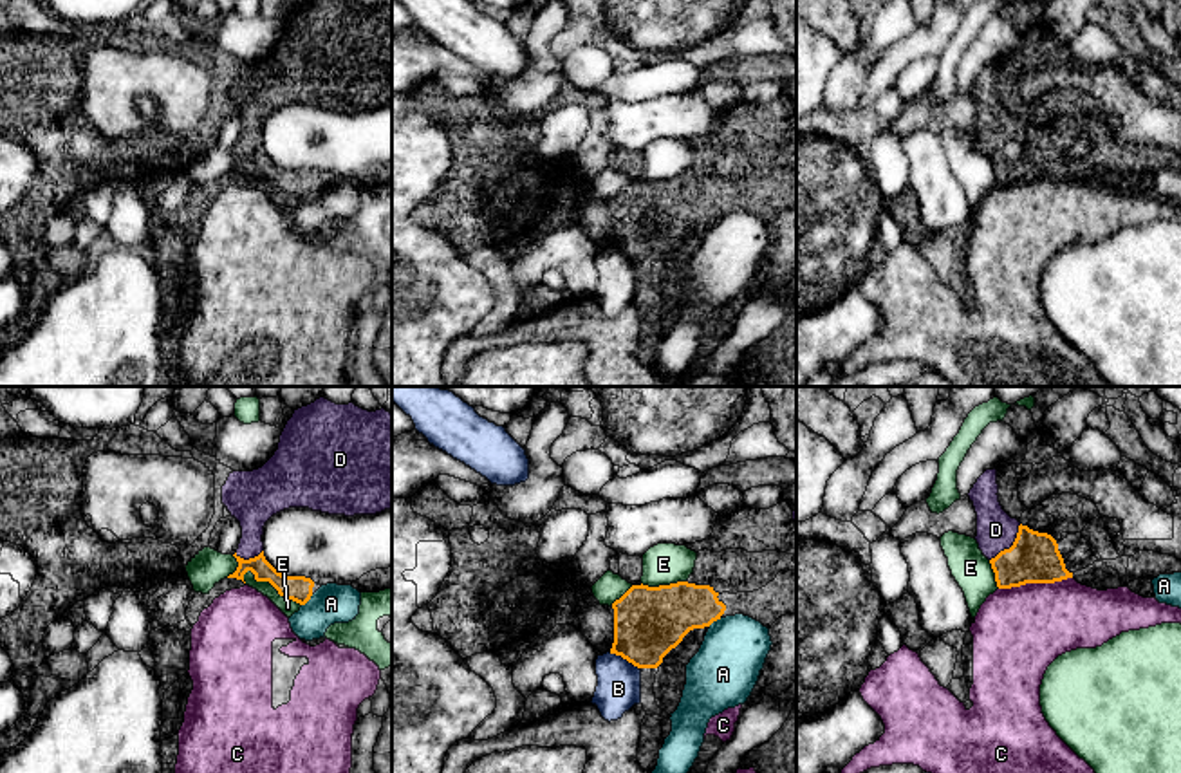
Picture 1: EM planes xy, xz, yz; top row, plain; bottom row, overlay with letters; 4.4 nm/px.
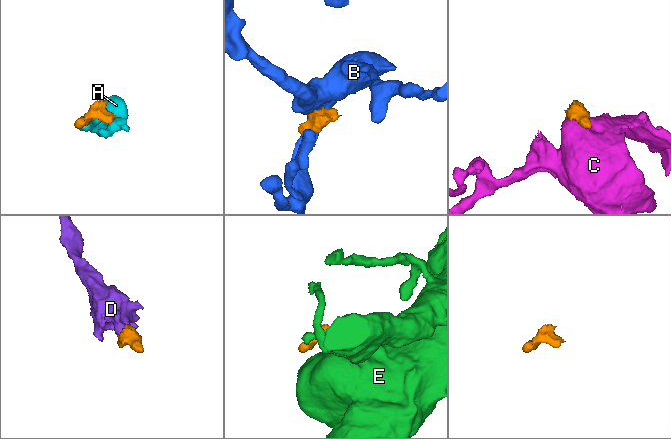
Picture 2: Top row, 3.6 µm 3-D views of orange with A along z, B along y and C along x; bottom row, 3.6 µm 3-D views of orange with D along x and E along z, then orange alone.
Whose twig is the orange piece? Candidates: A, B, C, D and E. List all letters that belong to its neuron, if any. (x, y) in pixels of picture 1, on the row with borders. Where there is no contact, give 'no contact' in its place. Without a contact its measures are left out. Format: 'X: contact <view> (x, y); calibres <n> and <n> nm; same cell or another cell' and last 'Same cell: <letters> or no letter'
A: contact xy (307, 600); calibres 120 and 180 nm; another cell
B: contact xz (623, 658); calibres 320 and 190 nm; another cell
C: contact yz (1035, 582); calibres 220 and 400 nm; another cell
D: contact yz (1012, 546); calibres 220 and 180 nm; same cell
E: contact xy (271, 584); calibres 120 and 70 nm; another cell
Same cell: D

